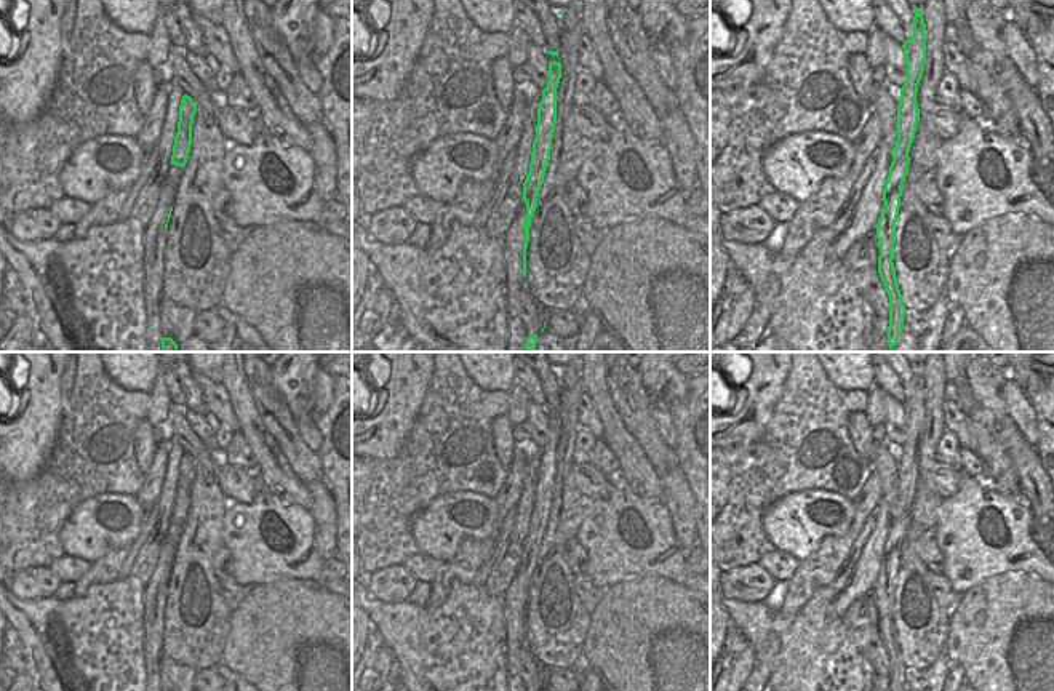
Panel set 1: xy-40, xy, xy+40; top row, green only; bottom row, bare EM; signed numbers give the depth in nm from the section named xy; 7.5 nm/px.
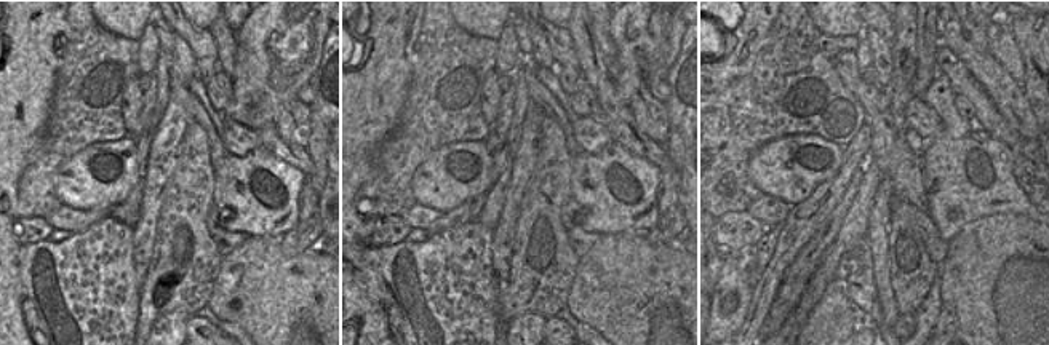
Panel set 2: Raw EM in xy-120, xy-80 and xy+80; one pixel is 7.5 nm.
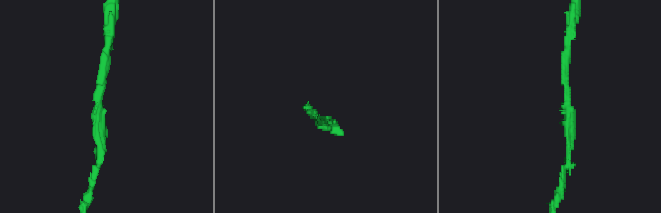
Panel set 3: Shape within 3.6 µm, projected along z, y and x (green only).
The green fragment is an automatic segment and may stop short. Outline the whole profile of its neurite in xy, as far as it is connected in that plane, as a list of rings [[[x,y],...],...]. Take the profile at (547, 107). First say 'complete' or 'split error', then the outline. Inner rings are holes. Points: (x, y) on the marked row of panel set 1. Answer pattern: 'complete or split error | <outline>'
complete | [[[549,62],[549,83],[542,90],[542,99],[537,109],[536,139],[533,142],[529,173],[523,182],[523,197],[526,202],[525,243],[523,243],[523,277],[526,277],[526,248],[529,242],[529,227],[537,208],[537,197],[550,160],[552,138],[557,125],[557,88],[561,78],[561,62]]]

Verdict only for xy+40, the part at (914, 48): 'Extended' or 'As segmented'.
As segmented

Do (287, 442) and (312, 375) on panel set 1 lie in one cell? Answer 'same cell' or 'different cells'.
different cells

